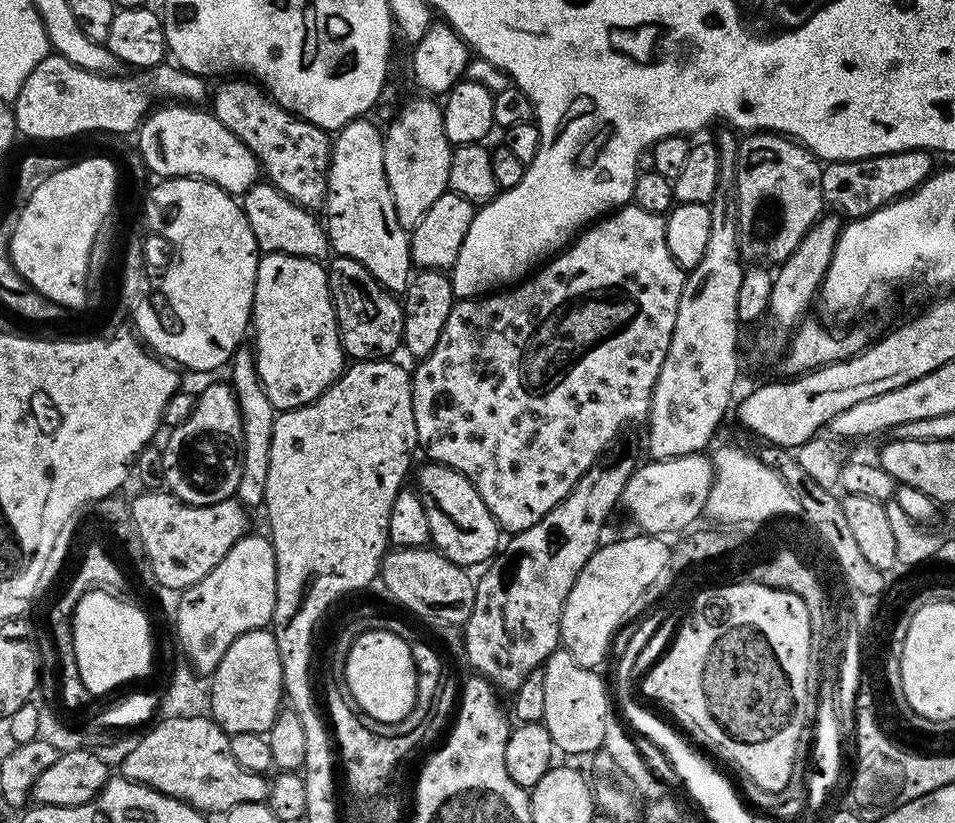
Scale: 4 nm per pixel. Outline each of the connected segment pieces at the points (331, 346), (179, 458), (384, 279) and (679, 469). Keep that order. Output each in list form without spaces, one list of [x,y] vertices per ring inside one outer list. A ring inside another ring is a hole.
[[[265,252],[258,262],[258,274],[254,282],[251,327],[256,328],[254,353],[257,373],[260,375],[266,398],[280,412],[291,412],[320,397],[344,372],[346,357],[340,341],[340,327],[332,305],[328,285],[328,269],[321,261],[298,258],[290,254]]]
[[[231,383],[212,384],[204,393],[199,393],[193,415],[168,433],[168,445],[162,448],[167,491],[185,504],[194,506],[210,506],[237,495],[243,422]]]
[[[372,118],[350,121],[332,140],[326,197],[328,243],[335,255],[362,262],[384,288],[402,294],[414,268],[410,232],[398,222],[398,210],[394,210],[394,194],[390,194],[384,165],[384,132],[368,119]]]
[[[697,454],[695,456],[679,456],[669,460],[649,459],[648,464],[641,463],[630,474],[630,482],[626,482],[626,490],[622,490],[620,504],[628,511],[628,516],[637,524],[641,533],[663,537],[664,532],[676,532],[688,530],[696,523],[696,519],[701,519],[704,507],[707,502],[707,495],[710,494],[713,467],[711,459],[707,455]]]

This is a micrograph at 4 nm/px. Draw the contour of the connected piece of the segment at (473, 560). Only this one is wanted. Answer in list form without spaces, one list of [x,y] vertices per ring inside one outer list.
[[[424,462],[415,473],[415,491],[426,510],[426,522],[430,522],[431,543],[437,552],[461,568],[471,569],[472,564],[483,565],[497,555],[501,547],[502,529],[486,510],[486,502],[474,490],[474,486],[458,470],[444,464]]]

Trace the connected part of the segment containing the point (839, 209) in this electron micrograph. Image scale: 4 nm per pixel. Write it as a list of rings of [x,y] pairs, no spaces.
[[[924,149],[902,150],[890,154],[878,154],[861,160],[834,160],[825,163],[822,167],[822,194],[824,203],[829,209],[835,210],[841,217],[848,220],[860,220],[863,216],[869,216],[874,210],[882,206],[892,204],[902,196],[909,196],[918,186],[922,186],[934,171],[933,153]]]

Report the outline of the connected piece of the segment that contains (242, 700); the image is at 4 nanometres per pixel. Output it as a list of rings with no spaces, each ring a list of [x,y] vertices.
[[[268,628],[244,632],[230,650],[222,654],[216,671],[210,676],[212,696],[211,719],[225,732],[263,732],[267,734],[280,716],[285,703],[282,676],[282,658],[278,654],[278,642]]]

